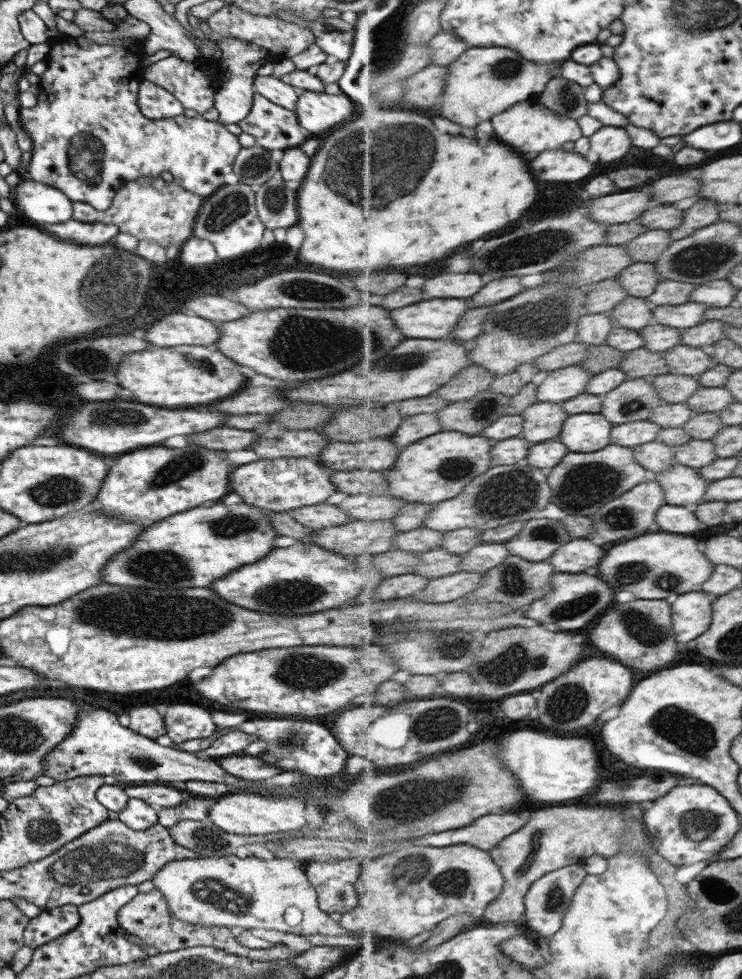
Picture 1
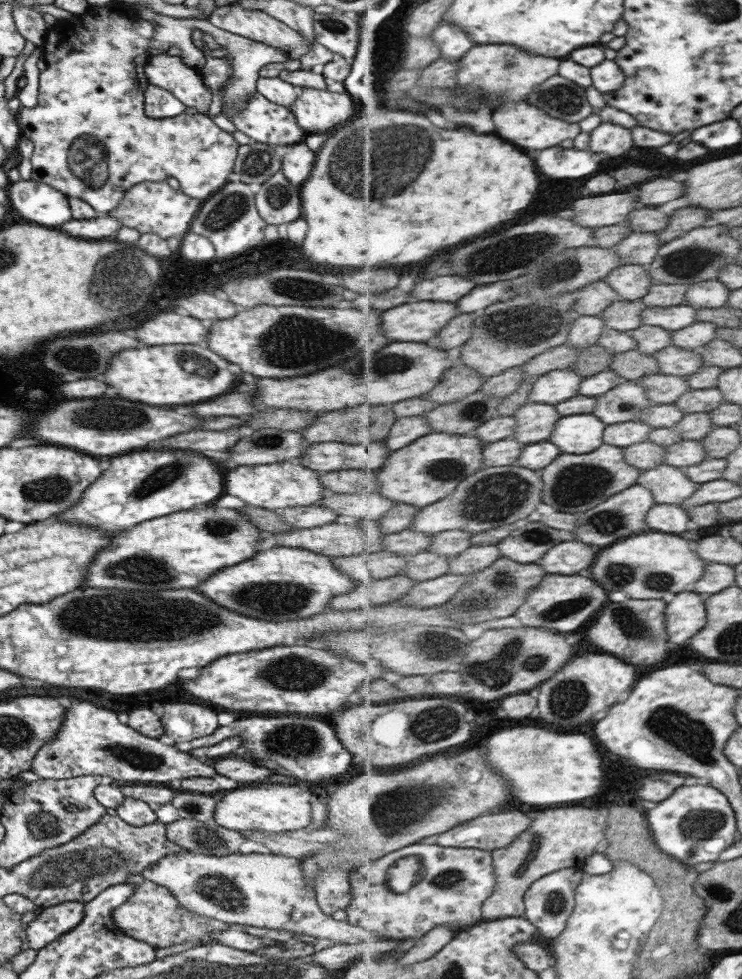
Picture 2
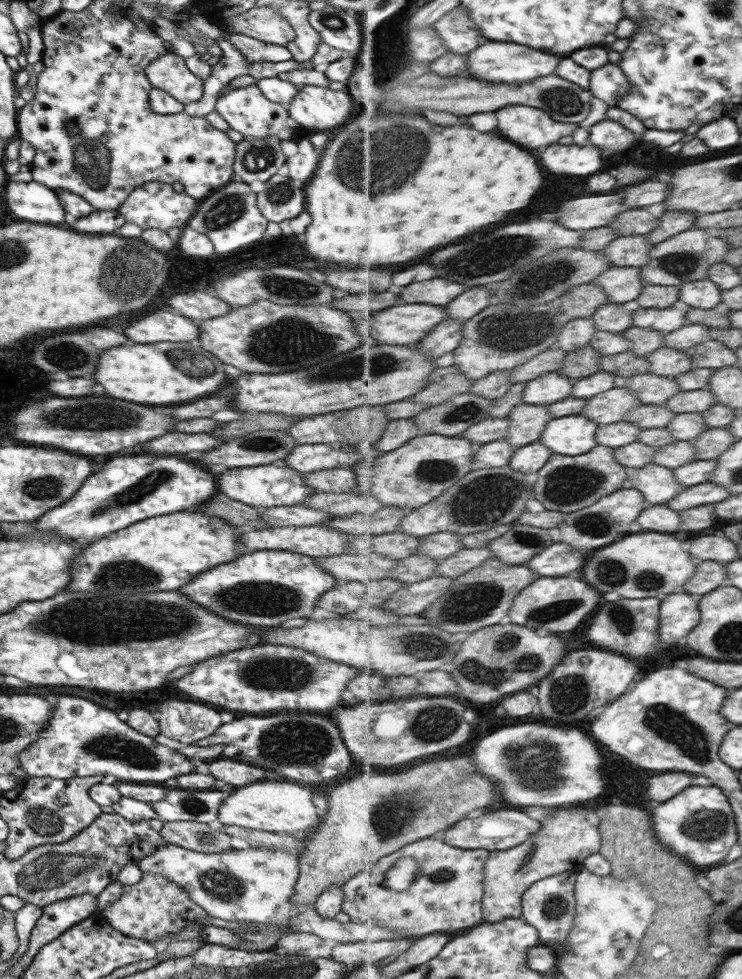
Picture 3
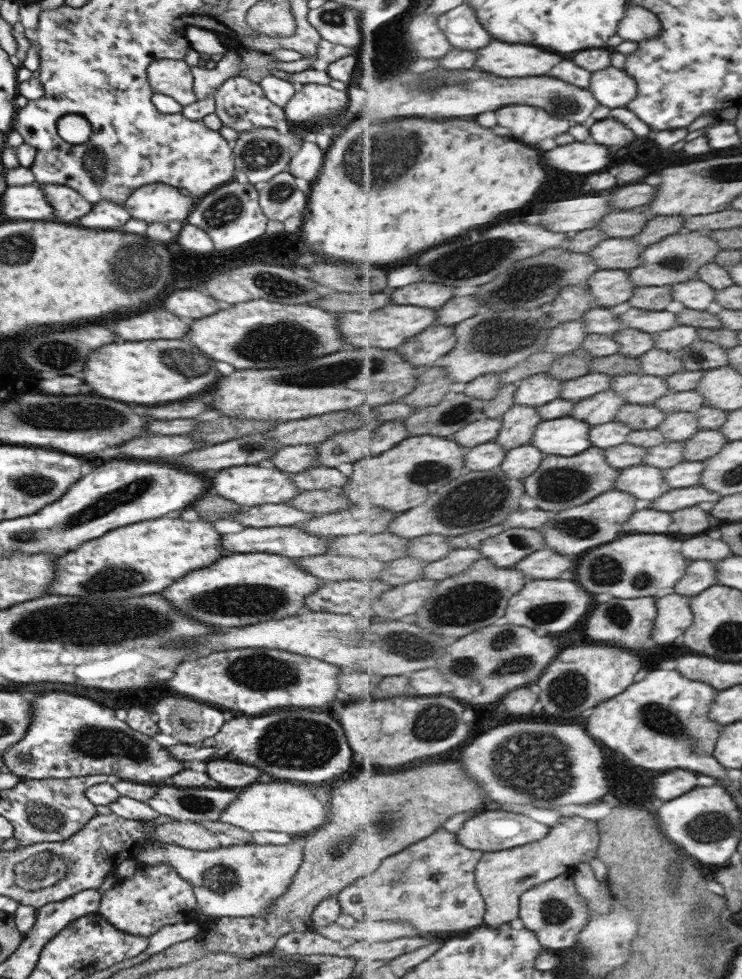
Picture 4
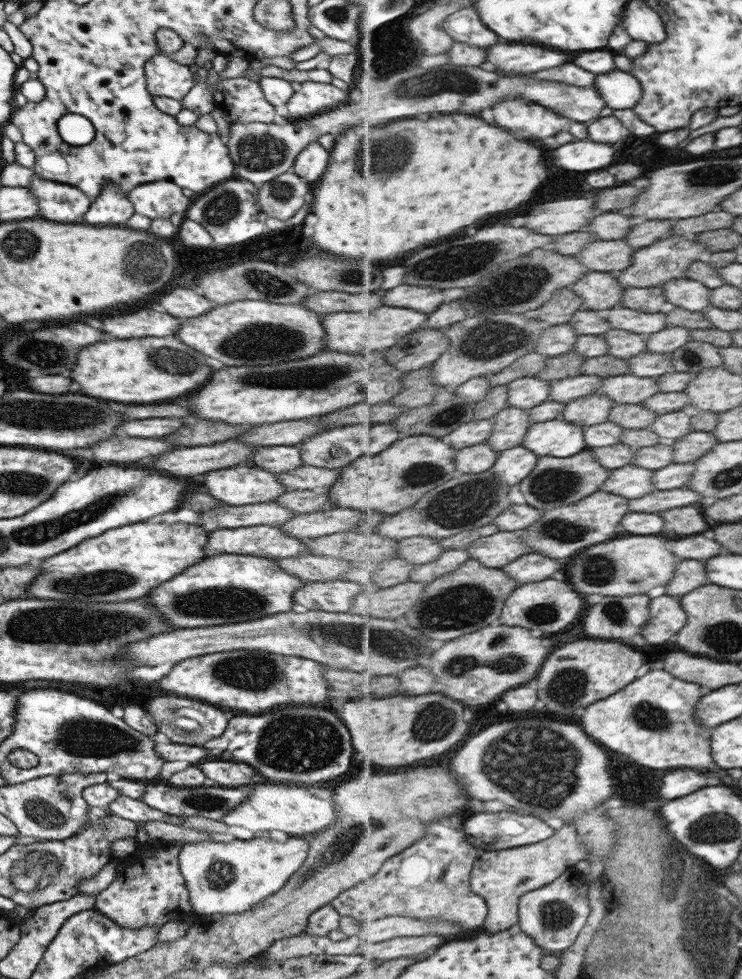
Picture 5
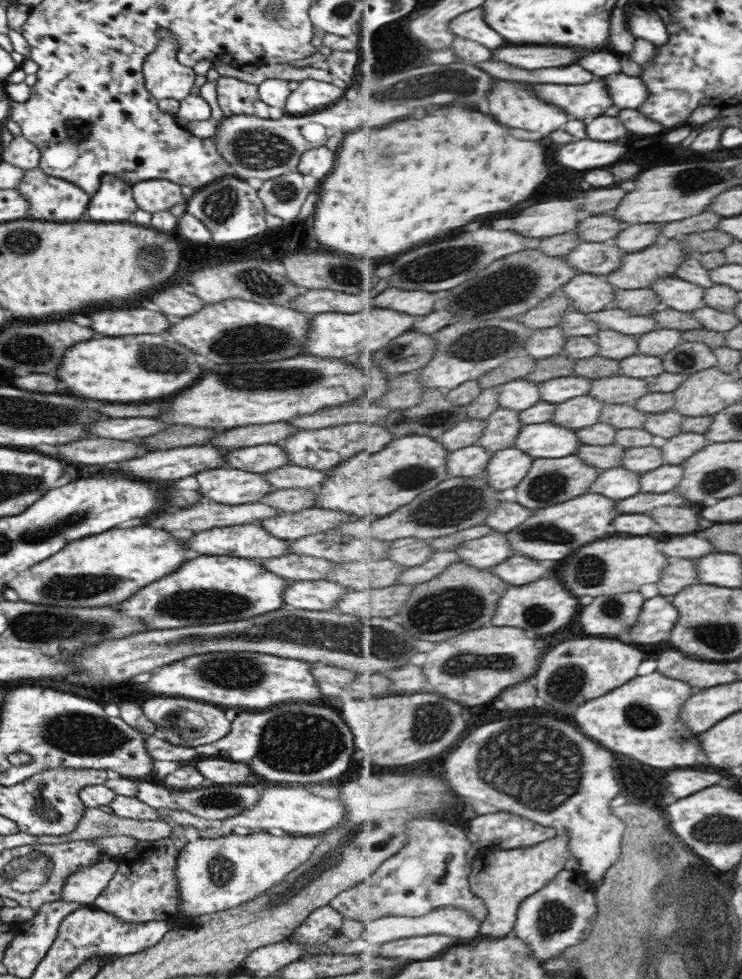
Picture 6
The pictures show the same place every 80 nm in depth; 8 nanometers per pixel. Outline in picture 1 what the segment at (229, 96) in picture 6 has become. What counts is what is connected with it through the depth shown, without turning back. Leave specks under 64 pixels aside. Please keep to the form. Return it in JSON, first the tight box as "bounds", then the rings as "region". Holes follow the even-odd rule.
{"bounds":[236,93,311,150],"region":[[[254,93],[247,115],[236,123],[241,132],[250,134],[255,144],[270,150],[285,150],[299,146],[311,136],[298,125],[292,110],[281,108],[260,94]]]}

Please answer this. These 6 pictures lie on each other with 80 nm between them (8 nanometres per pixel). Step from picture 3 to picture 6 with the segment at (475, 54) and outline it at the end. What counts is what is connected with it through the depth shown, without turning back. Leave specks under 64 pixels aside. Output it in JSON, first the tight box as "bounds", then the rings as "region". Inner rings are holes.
{"bounds":[495,46,597,70],"region":[[[503,46],[495,52],[495,60],[503,60],[527,70],[561,68],[579,62],[597,48],[561,48],[561,46]]]}

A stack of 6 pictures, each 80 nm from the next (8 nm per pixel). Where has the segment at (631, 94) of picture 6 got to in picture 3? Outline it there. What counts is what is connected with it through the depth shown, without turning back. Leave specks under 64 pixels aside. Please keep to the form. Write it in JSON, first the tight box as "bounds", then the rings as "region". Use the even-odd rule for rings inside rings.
{"bounds":[590,63,632,107],"region":[[[609,63],[594,70],[591,75],[590,92],[609,107],[617,107],[620,98],[627,97],[632,89],[629,77],[618,63]]]}

